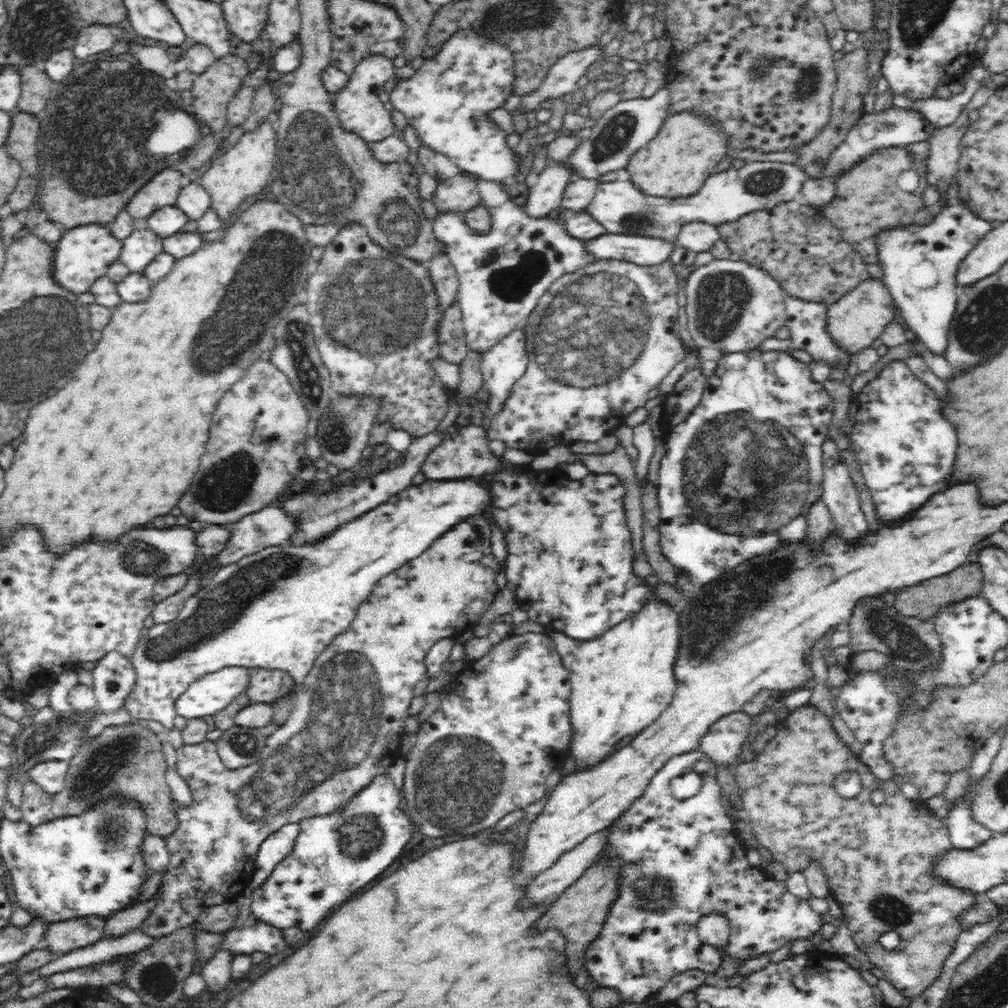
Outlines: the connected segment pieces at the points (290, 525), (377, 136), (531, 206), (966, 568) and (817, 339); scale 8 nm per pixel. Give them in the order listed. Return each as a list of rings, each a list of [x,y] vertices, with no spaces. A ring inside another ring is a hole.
[[[272,505],[248,513],[232,524],[232,538],[226,551],[216,556],[222,566],[234,564],[240,557],[258,552],[265,546],[290,542],[298,531],[298,523],[281,507]]]
[[[375,53],[357,64],[346,89],[335,94],[336,111],[341,125],[346,129],[352,129],[369,144],[380,142],[380,140],[396,134],[392,112],[386,110],[386,106],[379,96],[381,92],[390,90],[394,77],[396,77],[394,58]]]
[[[551,161],[539,172],[537,185],[529,189],[527,212],[532,217],[546,217],[552,210],[561,208],[566,185],[574,177],[574,169],[568,161]]]
[[[967,562],[965,565],[952,570],[952,572],[942,574],[942,576],[922,580],[917,585],[898,588],[894,593],[894,607],[905,616],[919,617],[921,620],[932,620],[938,607],[947,605],[948,602],[952,602],[956,598],[980,595],[980,588],[983,588],[983,572],[980,572],[980,569],[976,562],[972,562],[972,564]]]
[[[790,297],[787,299],[787,323],[784,324],[790,330],[791,347],[794,349],[806,350],[814,360],[814,362],[822,362],[831,370],[831,376],[836,379],[849,381],[849,375],[846,371],[848,357],[840,350],[825,333],[825,318],[827,304],[805,301],[799,297]],[[841,363],[841,365],[834,365]]]

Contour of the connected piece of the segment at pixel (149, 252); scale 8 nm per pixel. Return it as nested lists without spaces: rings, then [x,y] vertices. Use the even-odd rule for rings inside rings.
[[[136,229],[128,238],[123,239],[122,252],[120,252],[119,261],[124,263],[131,273],[142,273],[144,268],[148,266],[158,256],[163,249],[163,238],[158,236],[150,229]]]

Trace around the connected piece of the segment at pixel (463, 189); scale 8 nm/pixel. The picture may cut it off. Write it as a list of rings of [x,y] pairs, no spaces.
[[[460,170],[458,174],[440,182],[436,188],[436,198],[432,203],[438,212],[458,212],[471,210],[481,204],[482,197],[478,191],[481,178],[468,171]]]

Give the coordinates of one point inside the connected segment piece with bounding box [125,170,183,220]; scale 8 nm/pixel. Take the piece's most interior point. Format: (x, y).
(163, 190)

